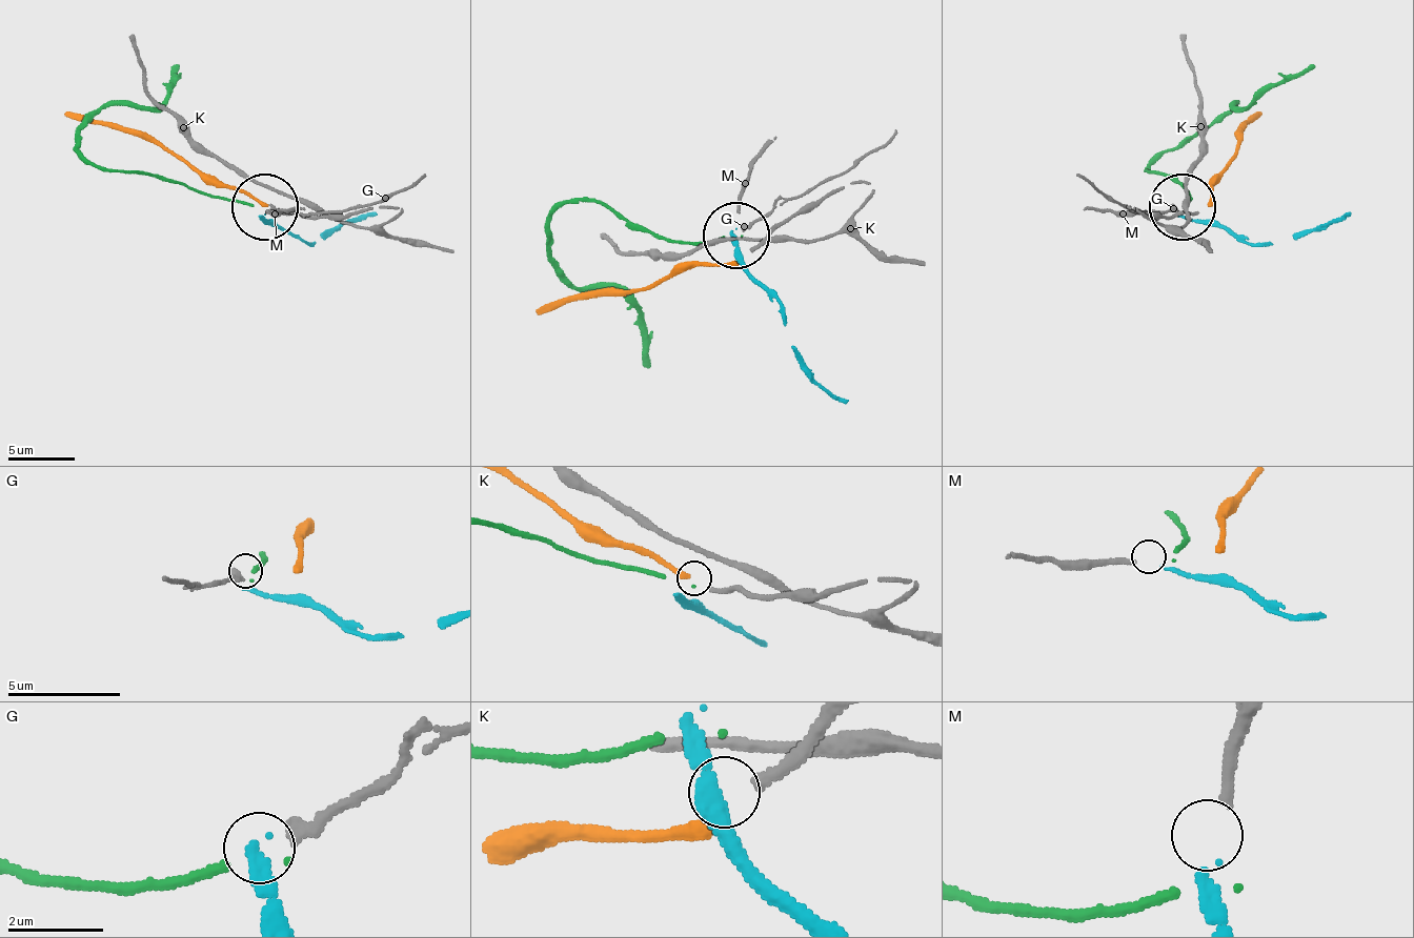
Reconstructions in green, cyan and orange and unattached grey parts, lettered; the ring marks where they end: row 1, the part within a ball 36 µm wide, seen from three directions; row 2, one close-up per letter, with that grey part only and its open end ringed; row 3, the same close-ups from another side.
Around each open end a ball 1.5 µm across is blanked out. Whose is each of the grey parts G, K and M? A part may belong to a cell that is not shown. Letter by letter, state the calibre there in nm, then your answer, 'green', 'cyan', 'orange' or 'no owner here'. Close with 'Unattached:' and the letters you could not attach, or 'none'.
G: 320 nm thick; green
K: 240 nm thick; no owner here
M: 240 nm thick; cyan
Unattached: K

